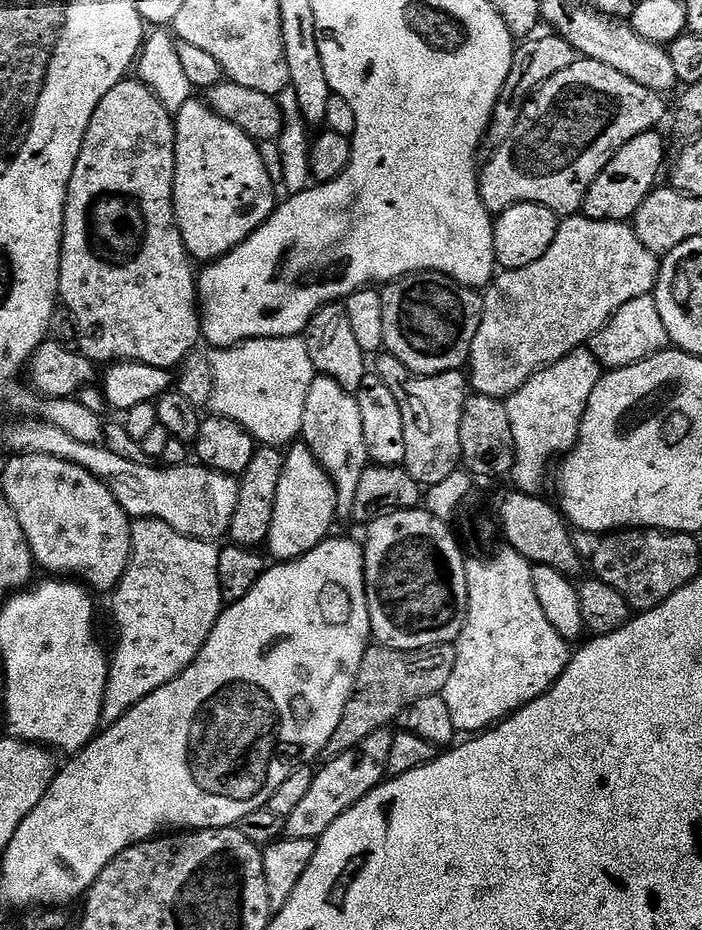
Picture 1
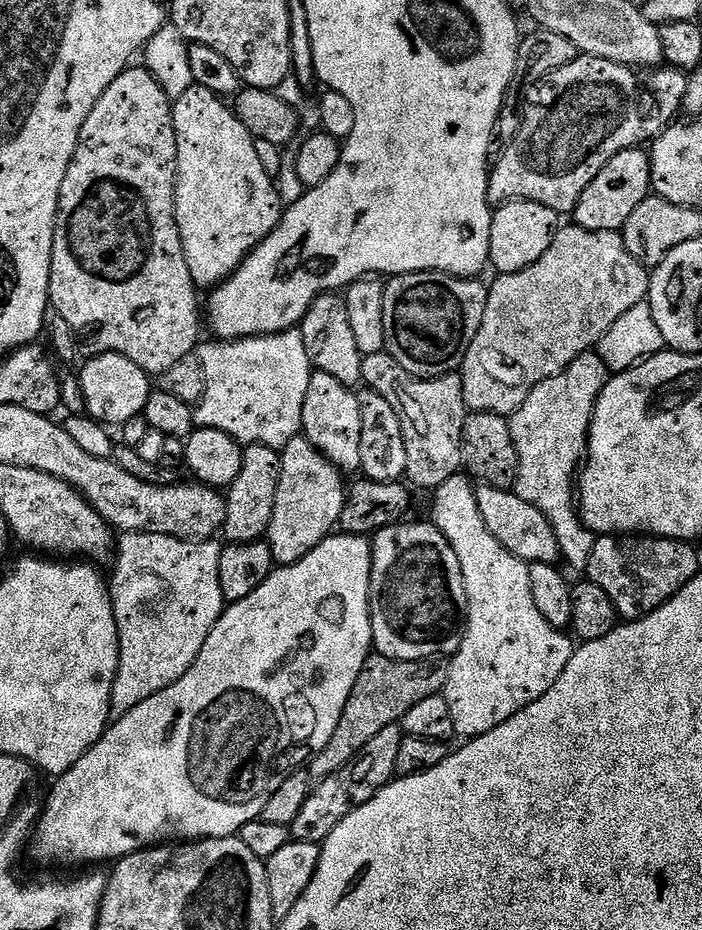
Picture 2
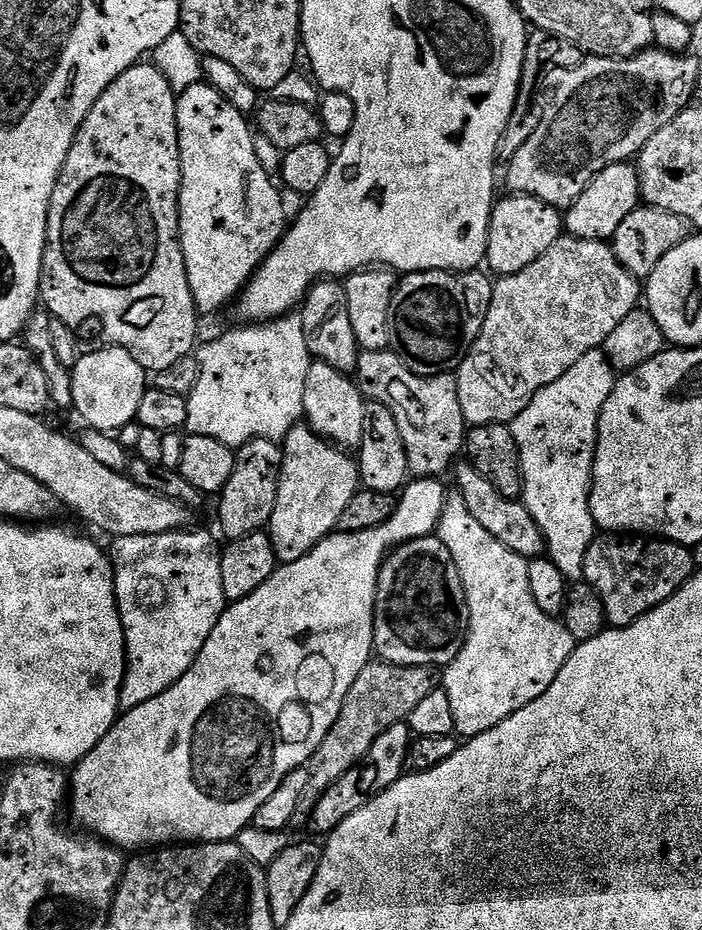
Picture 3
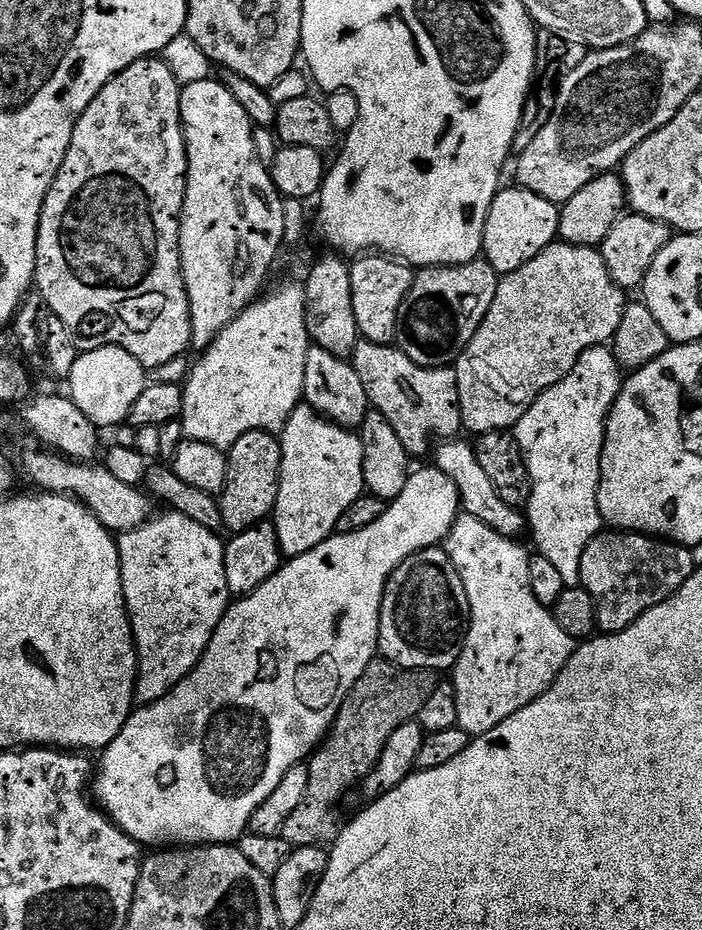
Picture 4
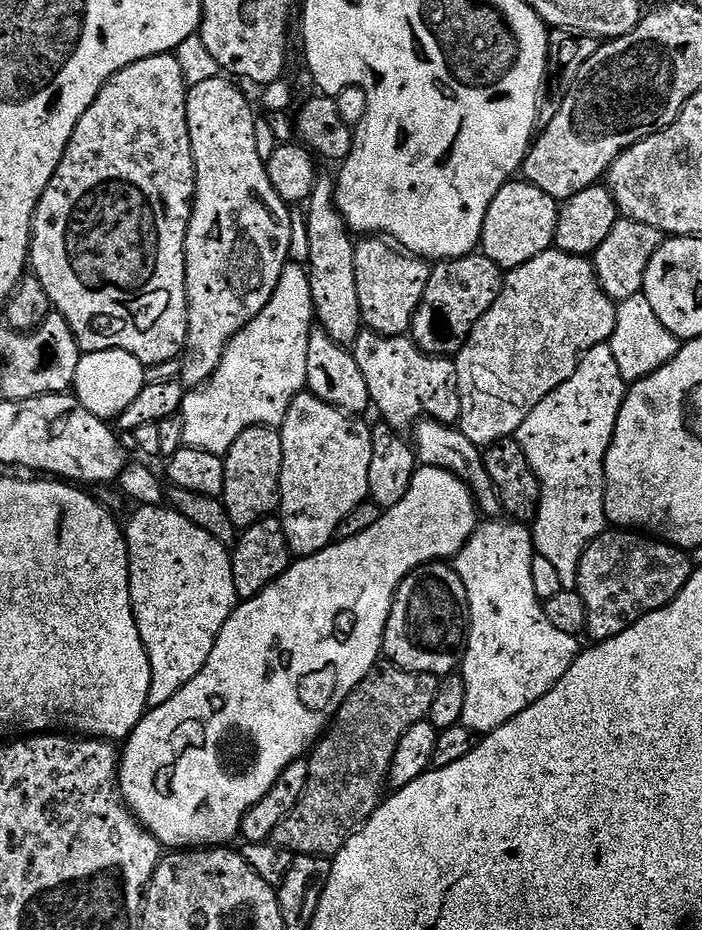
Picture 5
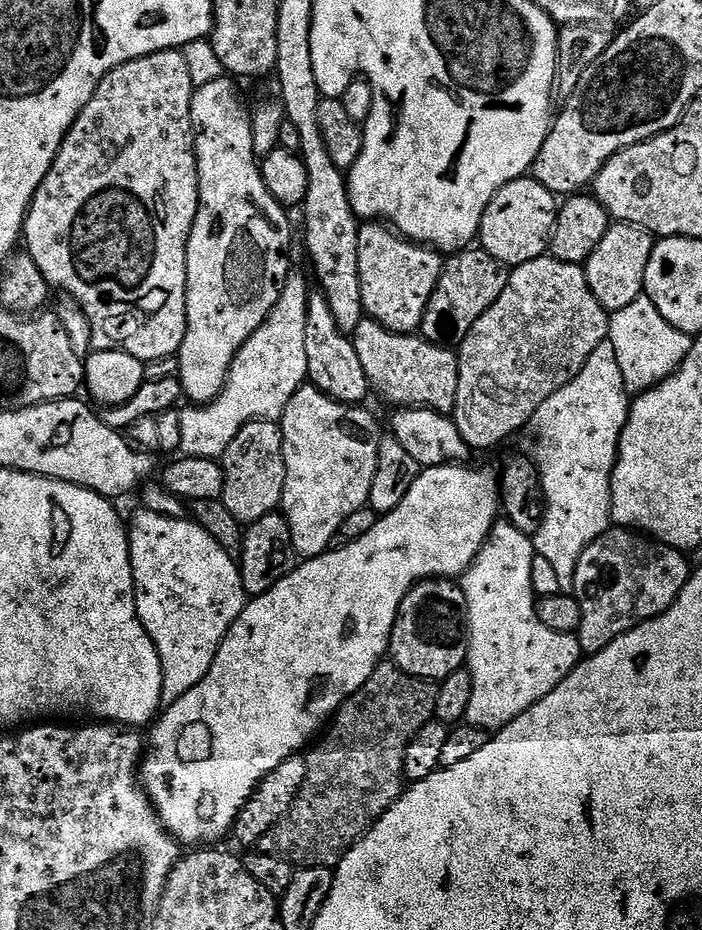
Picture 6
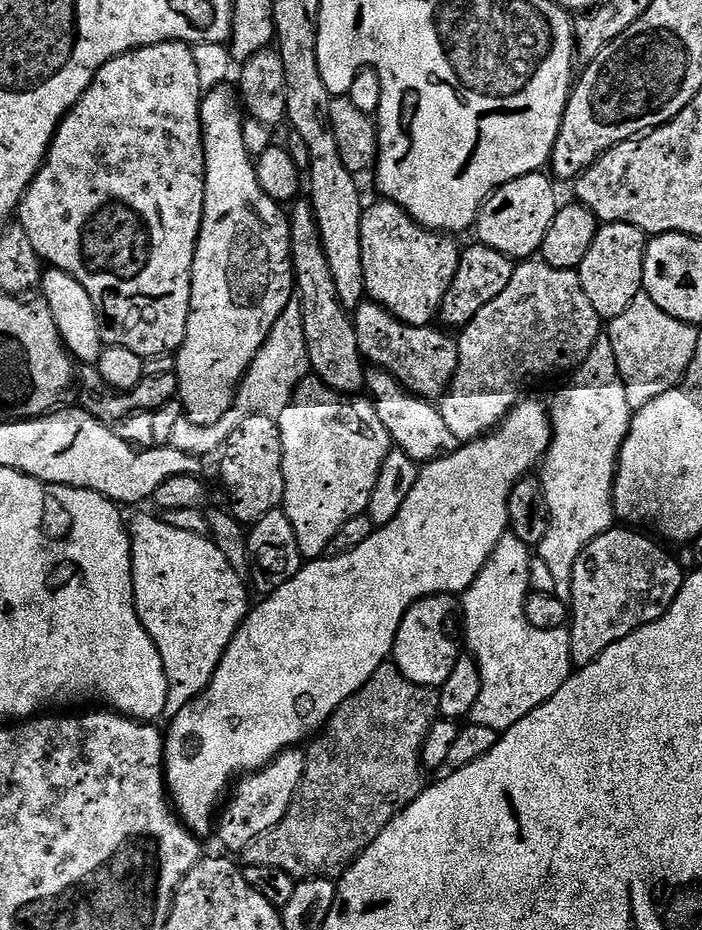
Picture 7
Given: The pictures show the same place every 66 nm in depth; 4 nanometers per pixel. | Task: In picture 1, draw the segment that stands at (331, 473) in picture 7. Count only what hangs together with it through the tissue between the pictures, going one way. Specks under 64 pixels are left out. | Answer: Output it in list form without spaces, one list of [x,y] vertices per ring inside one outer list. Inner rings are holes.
[[[302,442],[287,449],[284,469],[278,478],[278,498],[274,498],[274,518],[266,541],[267,555],[276,562],[302,558],[324,540],[329,539],[332,523],[338,520],[336,491],[332,480],[322,470],[314,454]]]

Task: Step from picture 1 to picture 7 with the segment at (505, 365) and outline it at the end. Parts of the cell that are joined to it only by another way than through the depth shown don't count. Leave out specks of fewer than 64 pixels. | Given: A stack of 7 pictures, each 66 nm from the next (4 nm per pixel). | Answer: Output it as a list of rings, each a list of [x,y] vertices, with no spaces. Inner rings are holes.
[[[543,262],[517,263],[510,286],[506,286],[494,302],[482,306],[482,310],[478,310],[478,314],[474,314],[472,321],[459,333],[456,373],[438,404],[442,418],[446,418],[446,426],[450,426],[461,442],[487,436],[493,428],[499,428],[509,412],[520,403],[525,395],[524,387],[531,380],[544,380],[555,372],[571,373],[579,368],[590,354],[594,342],[602,335],[600,327],[601,318],[594,306],[590,306],[586,290],[582,290],[579,271],[555,268]]]

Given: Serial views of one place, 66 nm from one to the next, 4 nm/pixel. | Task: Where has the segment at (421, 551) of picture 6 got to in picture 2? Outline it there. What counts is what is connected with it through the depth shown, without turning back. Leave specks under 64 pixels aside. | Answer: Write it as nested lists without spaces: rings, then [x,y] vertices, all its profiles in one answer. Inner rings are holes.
[[[333,534],[327,536],[317,548],[310,550],[310,554],[306,554],[306,558],[302,558],[297,564],[286,564],[277,567],[266,578],[266,582],[262,582],[262,586],[258,586],[258,590],[254,590],[254,594],[250,594],[250,598],[242,598],[242,602],[238,602],[237,604],[228,604],[223,614],[218,618],[214,630],[210,630],[210,638],[206,638],[206,646],[202,646],[202,650],[194,662],[194,666],[190,666],[190,670],[186,670],[186,674],[182,674],[182,678],[178,678],[178,682],[166,686],[166,690],[154,693],[150,698],[146,698],[138,706],[130,709],[126,715],[113,719],[109,723],[107,730],[102,734],[99,742],[86,754],[82,754],[82,758],[78,758],[78,762],[73,768],[66,770],[66,774],[55,777],[53,784],[56,785],[53,786],[52,793],[48,796],[48,801],[43,801],[40,818],[36,821],[36,827],[30,836],[30,853],[32,852],[33,858],[41,860],[44,864],[92,864],[88,866],[96,866],[99,860],[115,862],[122,859],[123,856],[141,852],[143,848],[159,846],[165,842],[191,842],[194,840],[213,840],[214,838],[222,838],[223,836],[234,836],[239,833],[242,826],[246,826],[246,822],[259,820],[262,810],[266,806],[266,801],[270,799],[270,794],[274,794],[274,790],[278,790],[278,786],[282,786],[282,782],[291,772],[303,769],[316,753],[323,750],[326,742],[330,742],[330,737],[333,736],[334,730],[338,726],[338,718],[342,718],[342,710],[350,698],[350,690],[354,690],[354,682],[358,682],[358,674],[362,674],[362,666],[368,661],[369,656],[373,655],[372,615],[370,614],[370,606],[368,605],[371,569],[372,545],[365,537]]]

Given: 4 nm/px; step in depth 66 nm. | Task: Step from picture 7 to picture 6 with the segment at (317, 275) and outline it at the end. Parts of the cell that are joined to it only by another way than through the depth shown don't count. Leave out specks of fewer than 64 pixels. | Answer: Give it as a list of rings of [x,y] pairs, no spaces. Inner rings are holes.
[[[312,294],[308,298],[306,310],[306,366],[308,367],[308,380],[315,388],[322,390],[330,398],[340,404],[354,404],[357,406],[365,403],[364,399],[370,396],[370,385],[366,378],[366,370],[362,370],[362,362],[358,362],[358,350],[354,350],[351,339],[340,331],[330,314],[330,302],[322,294]]]

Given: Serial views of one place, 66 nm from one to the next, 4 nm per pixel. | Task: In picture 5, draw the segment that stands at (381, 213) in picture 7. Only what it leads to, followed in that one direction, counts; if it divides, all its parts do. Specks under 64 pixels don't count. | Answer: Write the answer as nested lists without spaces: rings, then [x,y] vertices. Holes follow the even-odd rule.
[[[384,238],[361,240],[364,241],[356,244],[354,254],[354,282],[358,282],[363,327],[383,336],[403,336],[412,327],[412,318],[428,285],[432,273],[429,261],[393,246]]]

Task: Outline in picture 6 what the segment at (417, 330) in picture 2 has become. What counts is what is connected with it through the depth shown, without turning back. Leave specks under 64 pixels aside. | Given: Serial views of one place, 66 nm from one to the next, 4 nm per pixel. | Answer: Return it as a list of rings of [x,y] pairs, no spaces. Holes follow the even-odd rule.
[[[479,246],[469,247],[447,257],[444,273],[426,306],[424,320],[418,332],[431,344],[459,346],[470,334],[474,322],[498,302],[502,290],[506,290],[510,272],[505,264],[498,262]]]

